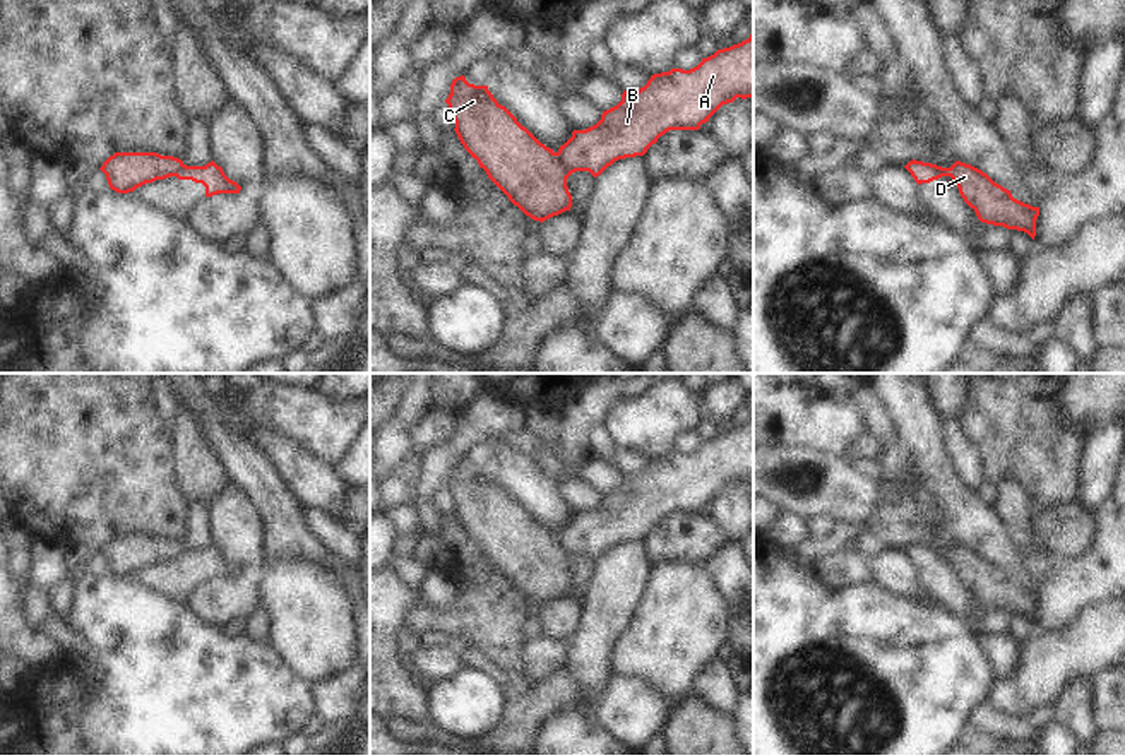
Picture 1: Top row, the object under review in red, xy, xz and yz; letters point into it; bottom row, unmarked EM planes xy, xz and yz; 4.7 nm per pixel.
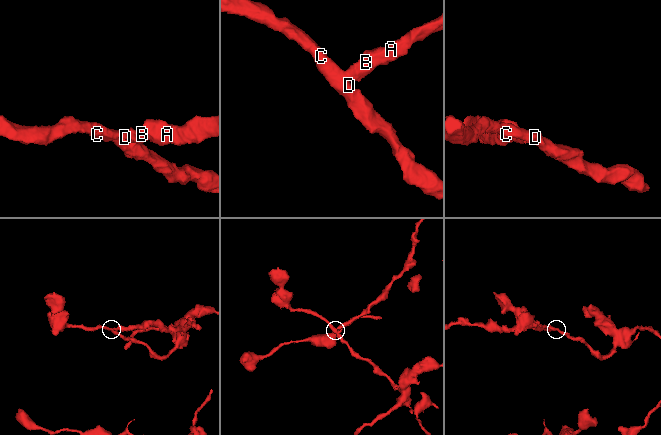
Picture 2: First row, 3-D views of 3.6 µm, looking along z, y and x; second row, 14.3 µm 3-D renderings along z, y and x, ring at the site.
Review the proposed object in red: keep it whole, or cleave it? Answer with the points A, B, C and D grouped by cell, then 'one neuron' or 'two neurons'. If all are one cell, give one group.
groups A B / C D; two neurons

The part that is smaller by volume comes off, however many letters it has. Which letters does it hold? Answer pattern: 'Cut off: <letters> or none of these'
Cut off: A, B

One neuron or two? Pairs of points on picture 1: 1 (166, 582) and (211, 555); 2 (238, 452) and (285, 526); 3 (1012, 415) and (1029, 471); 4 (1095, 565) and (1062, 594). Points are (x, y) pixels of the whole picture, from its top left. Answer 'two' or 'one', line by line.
1: one
2: one
3: one
4: one

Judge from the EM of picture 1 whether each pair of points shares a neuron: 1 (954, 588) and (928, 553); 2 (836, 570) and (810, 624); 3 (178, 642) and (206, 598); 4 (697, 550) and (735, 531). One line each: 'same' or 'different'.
1: same
2: different
3: different
4: different

